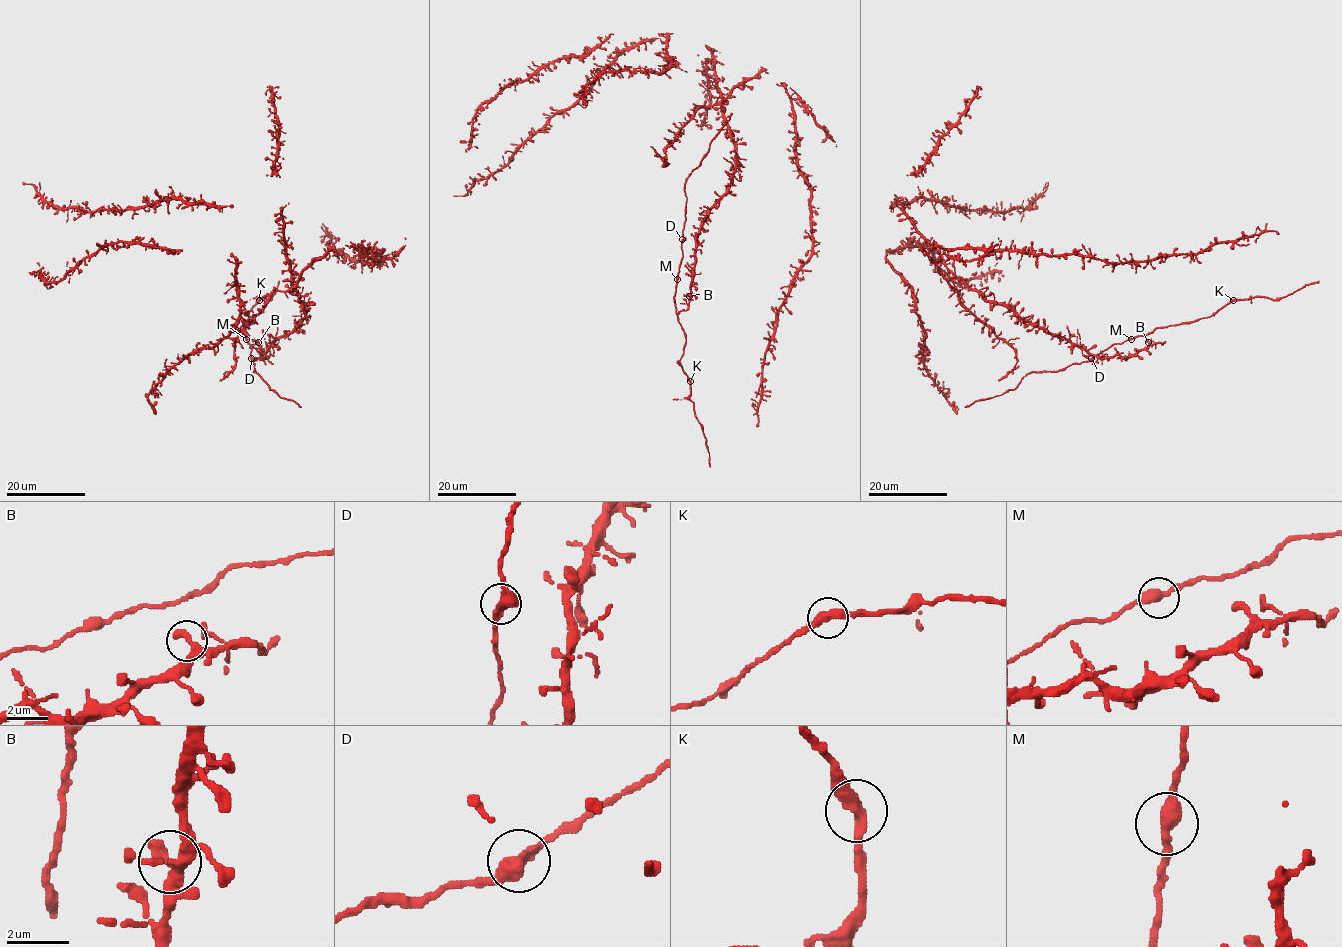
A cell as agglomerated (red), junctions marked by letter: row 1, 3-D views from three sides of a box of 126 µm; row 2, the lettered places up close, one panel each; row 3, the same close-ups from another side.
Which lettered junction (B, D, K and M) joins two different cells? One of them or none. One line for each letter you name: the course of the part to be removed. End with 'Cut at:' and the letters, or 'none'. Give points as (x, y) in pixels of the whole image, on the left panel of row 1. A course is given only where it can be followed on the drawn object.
Cut at: none

